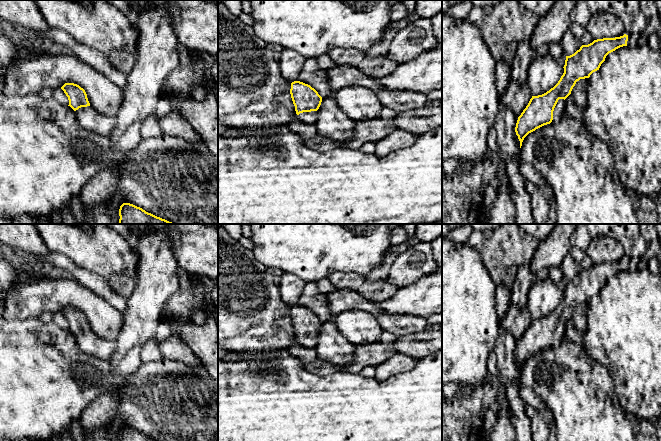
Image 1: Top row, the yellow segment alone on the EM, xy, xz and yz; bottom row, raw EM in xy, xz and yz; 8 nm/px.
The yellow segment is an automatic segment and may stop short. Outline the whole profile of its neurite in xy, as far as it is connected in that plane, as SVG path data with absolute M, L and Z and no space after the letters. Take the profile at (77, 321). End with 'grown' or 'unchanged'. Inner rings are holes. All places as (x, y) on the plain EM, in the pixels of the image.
M65 307L61 313L69 324L69 329L75 336L82 351L103 360L110 360L116 352L116 344L97 337L90 329L83 312L74 307Z; grown

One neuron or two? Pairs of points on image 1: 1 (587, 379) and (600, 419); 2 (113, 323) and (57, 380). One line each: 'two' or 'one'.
1: one
2: two

